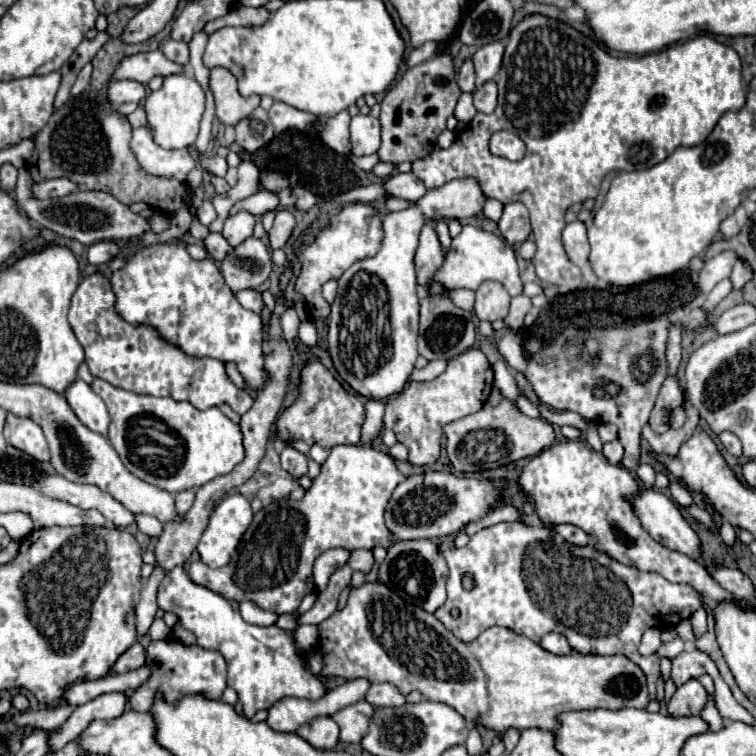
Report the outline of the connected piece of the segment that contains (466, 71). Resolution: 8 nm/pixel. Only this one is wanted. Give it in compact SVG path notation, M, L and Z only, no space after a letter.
M464 60L462 66L458 68L458 86L462 92L474 92L474 82L476 82L476 74L474 74L474 66L472 60Z

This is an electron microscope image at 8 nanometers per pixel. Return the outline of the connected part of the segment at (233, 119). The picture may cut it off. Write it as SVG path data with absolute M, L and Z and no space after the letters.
M226 68L210 70L210 90L214 94L216 118L224 126L236 126L244 116L250 116L260 104L260 96L240 96L236 78Z

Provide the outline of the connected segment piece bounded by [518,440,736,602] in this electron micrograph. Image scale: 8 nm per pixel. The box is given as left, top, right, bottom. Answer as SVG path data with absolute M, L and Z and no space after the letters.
M584 440L554 444L530 458L518 476L518 488L524 498L534 504L534 510L544 524L578 526L590 536L590 544L596 550L606 552L610 558L622 564L634 564L638 570L662 574L670 582L690 584L700 596L714 602L736 600L732 594L724 592L716 580L712 580L704 564L684 556L682 552L664 548L642 528L632 506L624 500L626 494L638 490L636 478L624 466L612 466L604 454L594 452Z

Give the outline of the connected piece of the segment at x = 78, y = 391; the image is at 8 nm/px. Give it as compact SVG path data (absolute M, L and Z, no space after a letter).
M76 380L68 390L66 390L66 400L72 406L74 414L78 416L78 420L90 428L92 432L98 432L102 436L108 434L108 424L110 424L110 416L108 416L108 408L104 404L104 400L82 380Z

